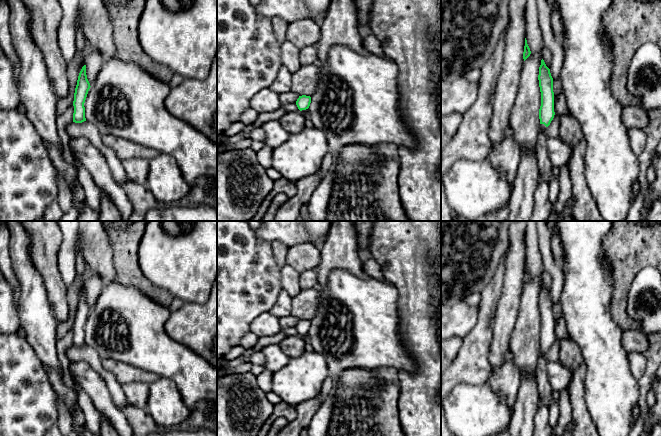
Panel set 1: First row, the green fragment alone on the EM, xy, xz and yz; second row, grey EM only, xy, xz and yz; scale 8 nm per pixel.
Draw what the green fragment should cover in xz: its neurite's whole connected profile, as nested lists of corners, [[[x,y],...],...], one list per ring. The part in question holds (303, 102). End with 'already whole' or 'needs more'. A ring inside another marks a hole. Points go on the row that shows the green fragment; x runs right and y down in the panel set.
[[[306,95],[299,96],[299,98],[296,101],[296,105],[300,111],[308,109],[310,103],[311,97]]]; already whole

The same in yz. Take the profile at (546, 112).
[[[541,60],[541,65],[539,67],[539,87],[541,92],[541,106],[539,109],[539,119],[540,119],[540,128],[542,132],[546,135],[546,149],[549,154],[549,161],[552,167],[561,167],[564,164],[567,164],[570,156],[571,156],[571,149],[570,146],[563,142],[560,137],[552,138],[546,134],[547,127],[550,125],[551,121],[554,118],[554,92],[553,92],[553,78],[550,73],[550,69],[546,66],[544,60]]]; needs more

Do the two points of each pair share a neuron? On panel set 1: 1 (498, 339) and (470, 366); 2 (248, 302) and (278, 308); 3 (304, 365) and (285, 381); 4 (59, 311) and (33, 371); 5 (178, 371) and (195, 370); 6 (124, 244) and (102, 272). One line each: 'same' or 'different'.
1: same
2: different
3: same
4: different
5: same
6: different

